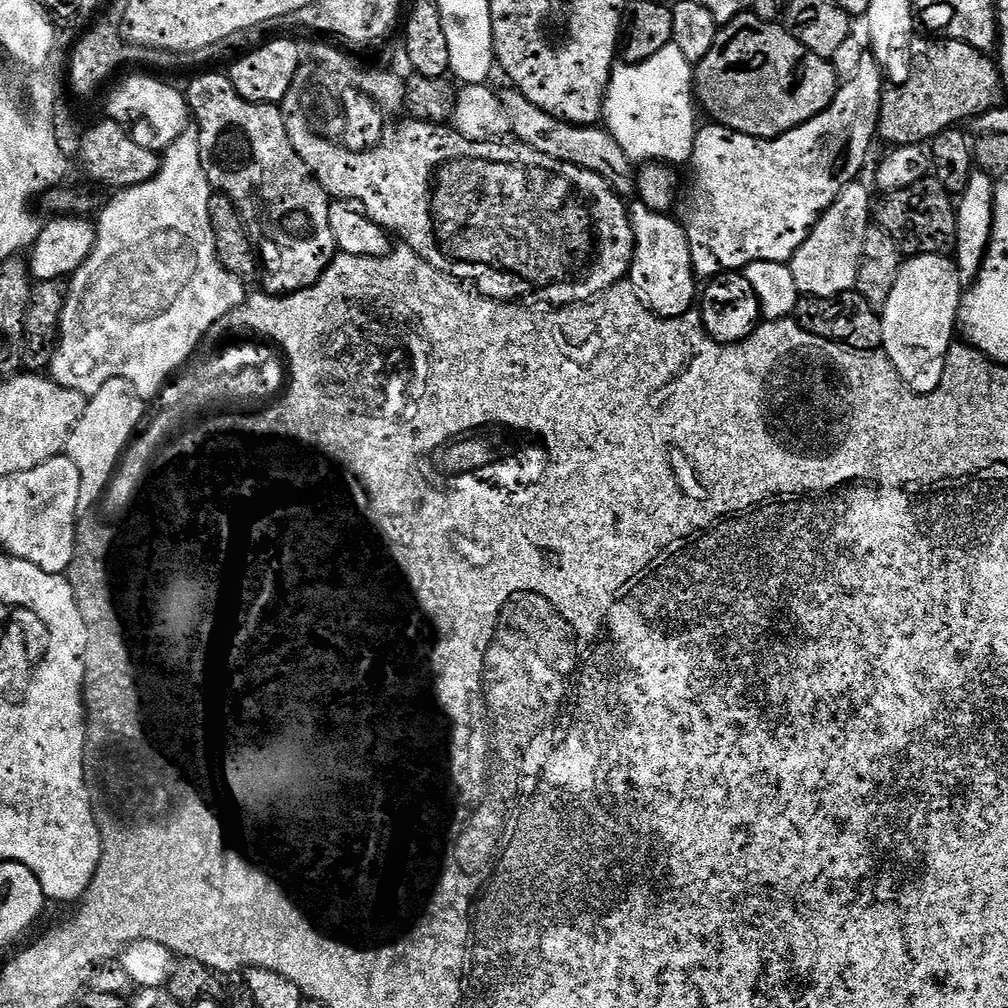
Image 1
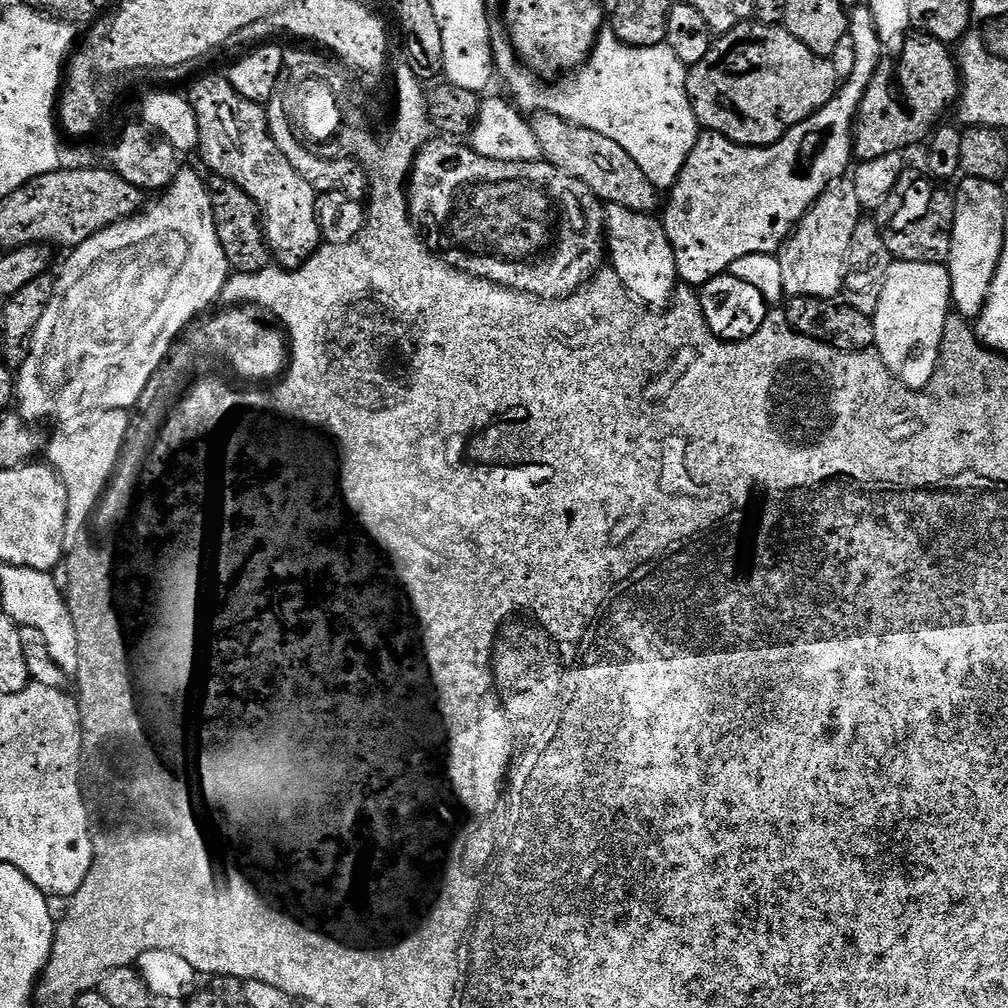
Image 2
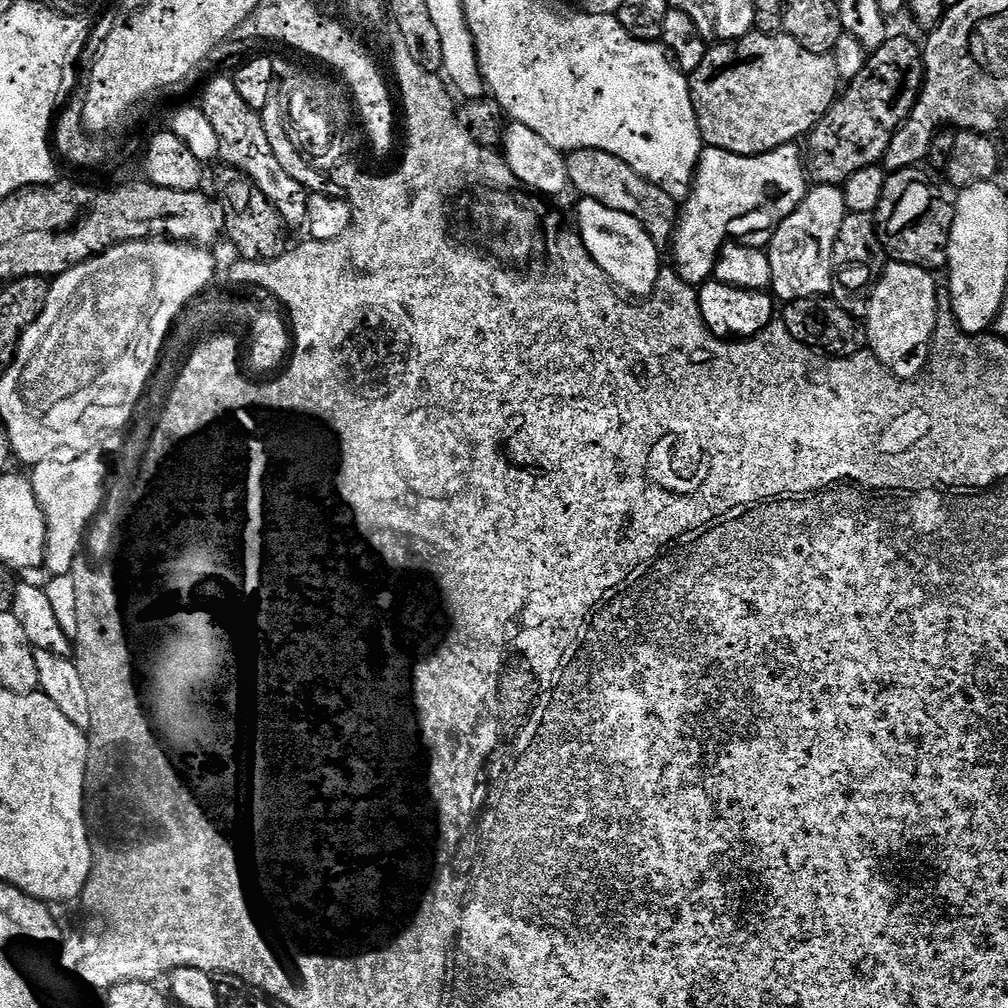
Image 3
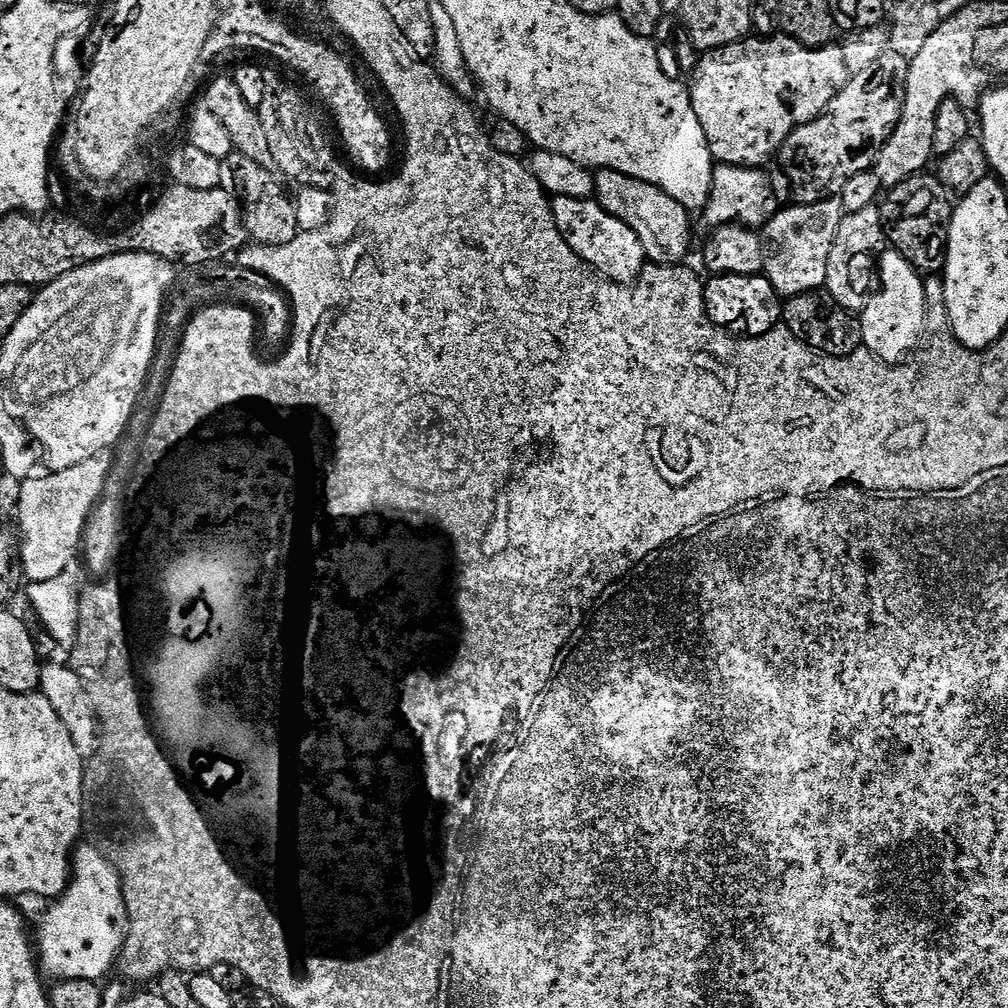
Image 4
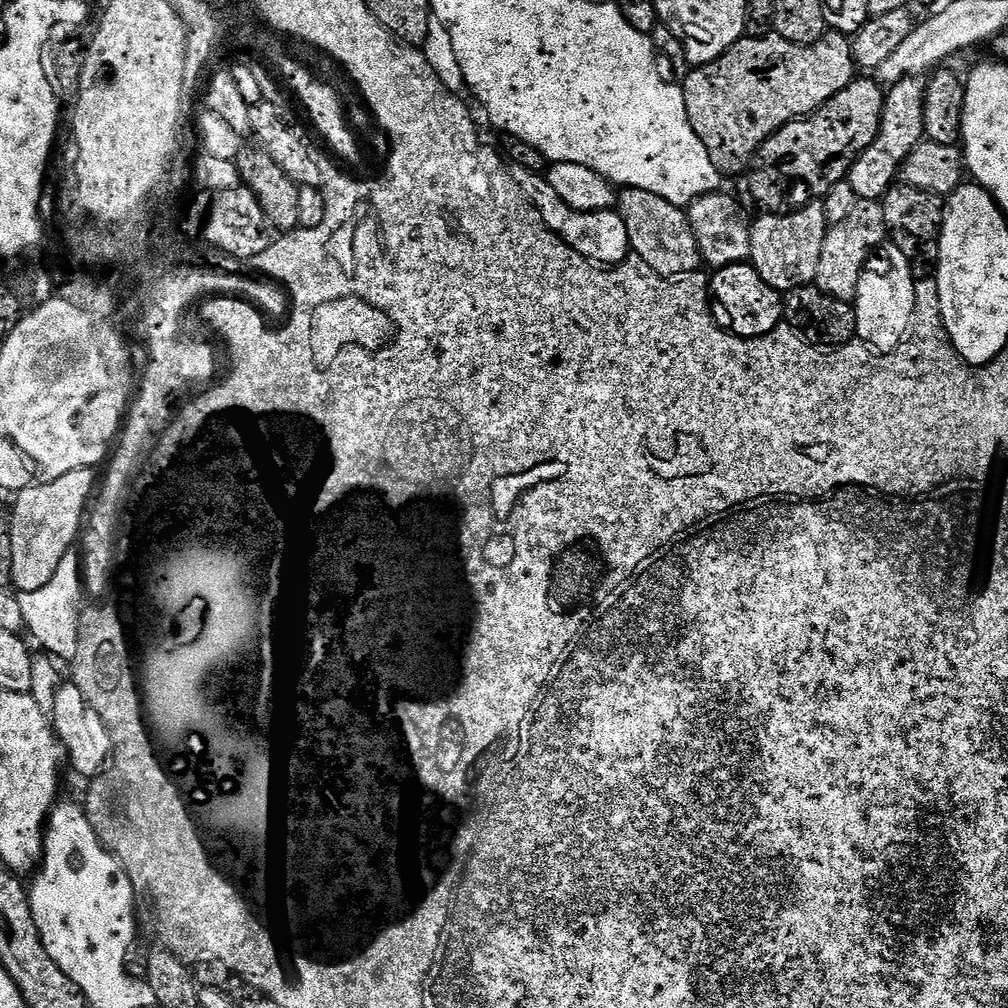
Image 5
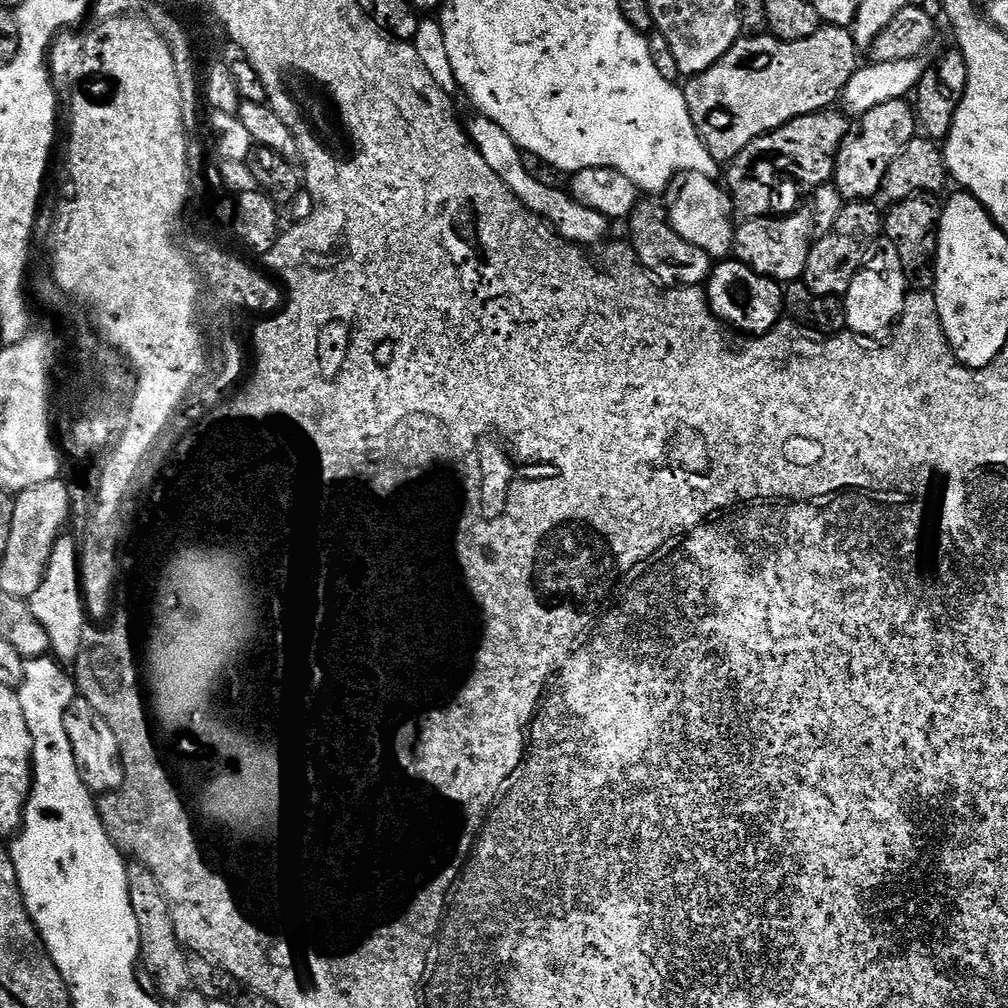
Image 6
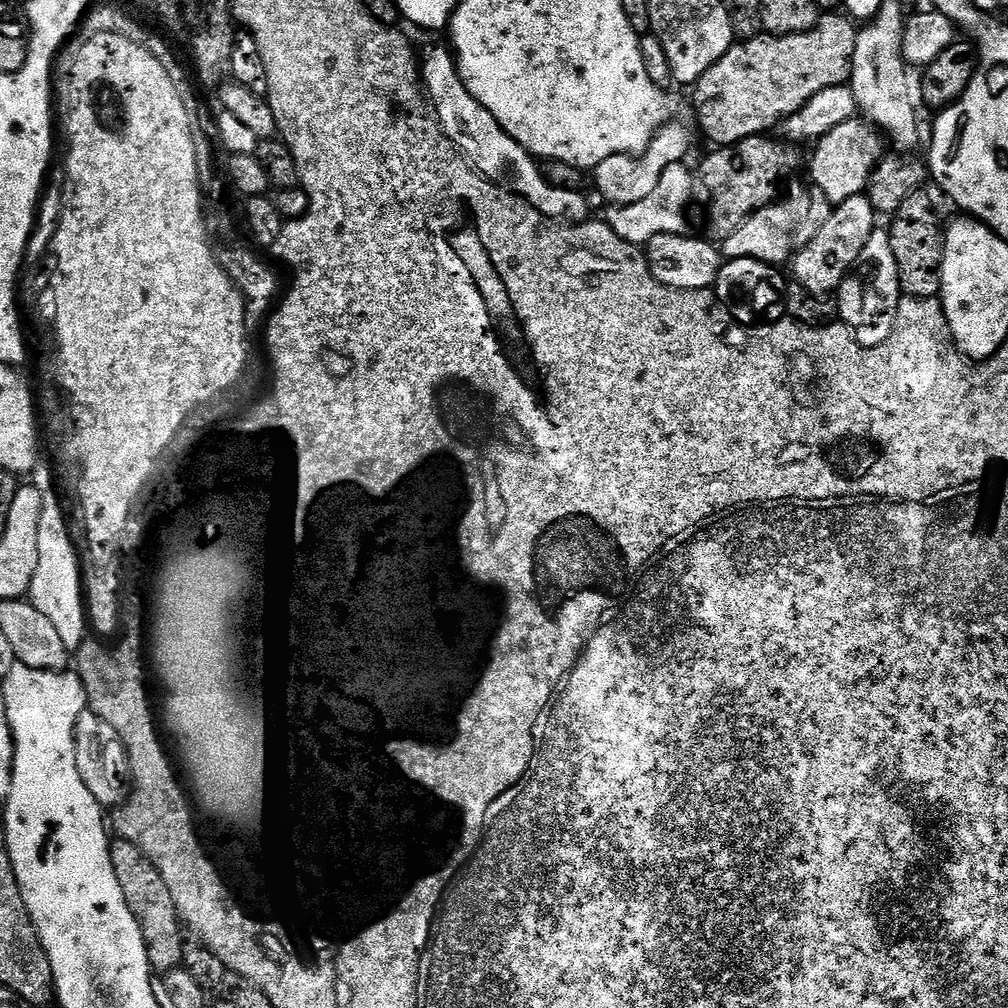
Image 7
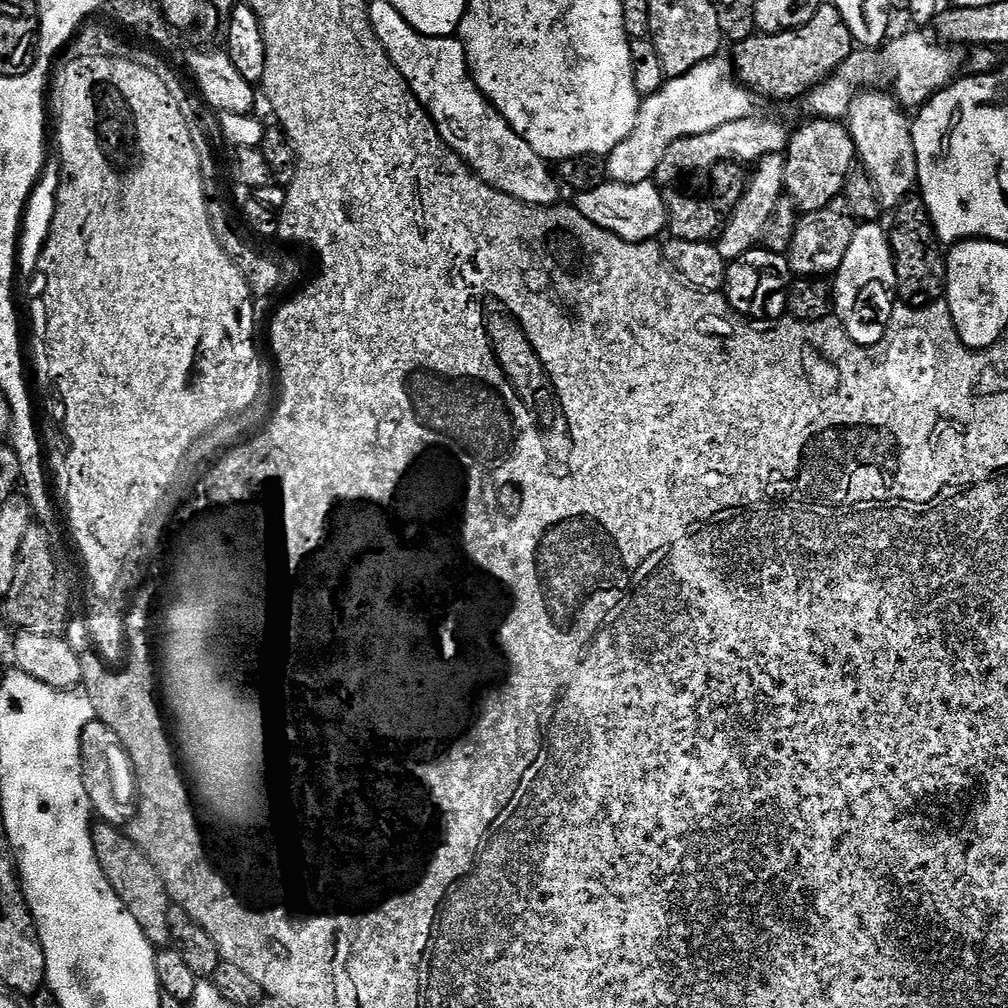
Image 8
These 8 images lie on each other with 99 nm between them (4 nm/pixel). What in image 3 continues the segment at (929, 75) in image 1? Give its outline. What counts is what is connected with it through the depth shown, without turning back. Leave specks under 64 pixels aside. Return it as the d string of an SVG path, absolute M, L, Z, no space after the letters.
M893 35L869 55L858 78L843 89L830 111L807 137L806 164L816 184L843 185L858 170L883 161L892 134L907 120L924 86L924 57L918 44Z

